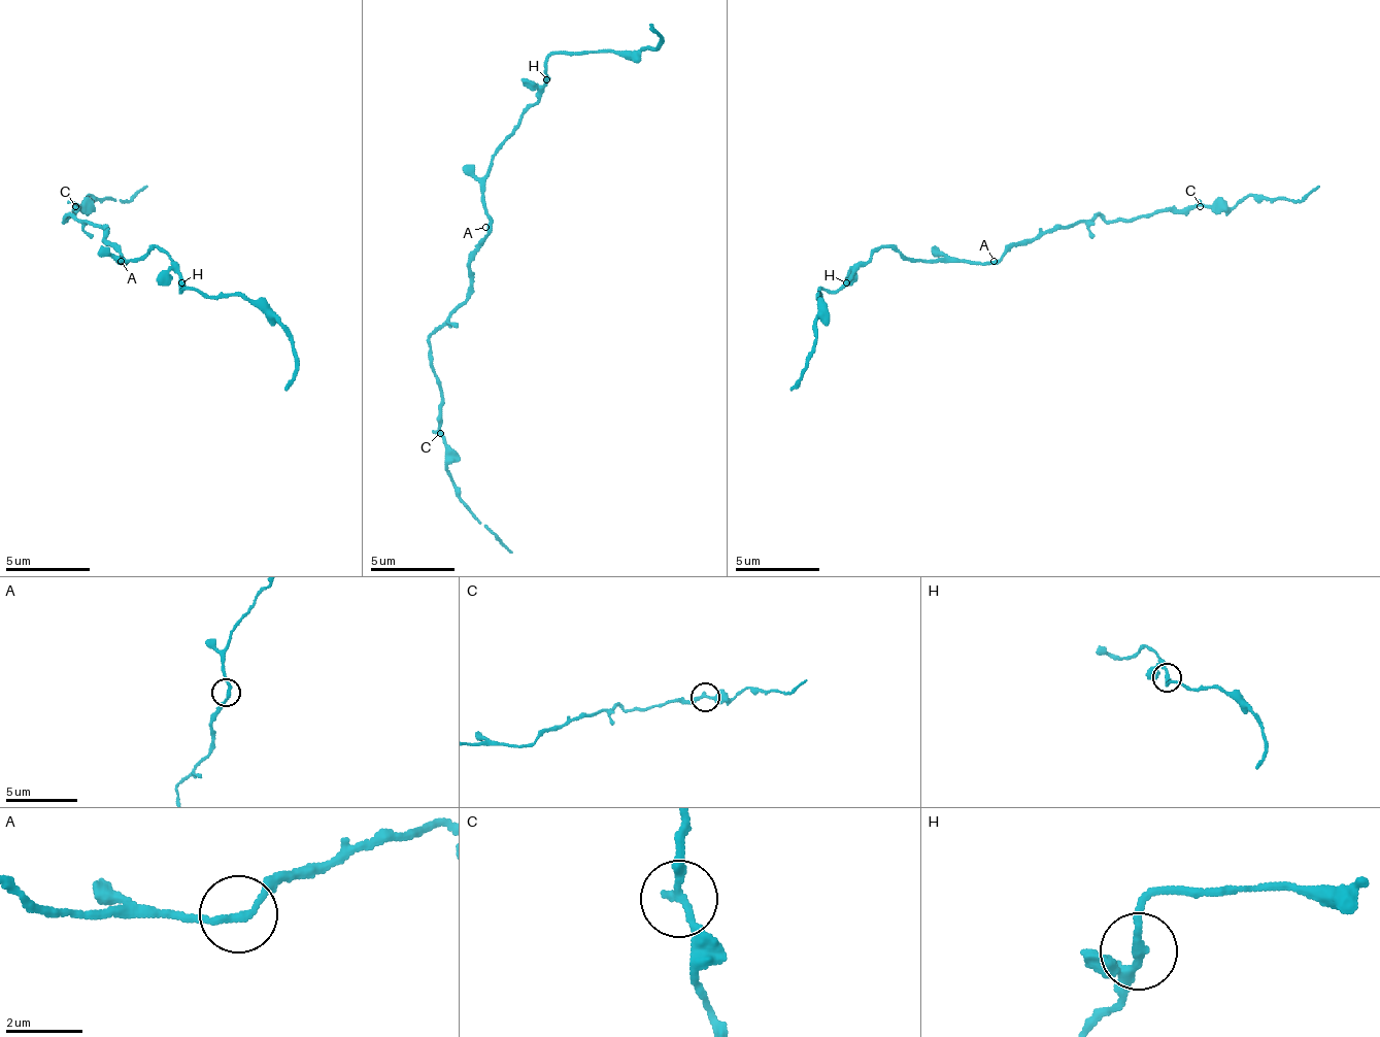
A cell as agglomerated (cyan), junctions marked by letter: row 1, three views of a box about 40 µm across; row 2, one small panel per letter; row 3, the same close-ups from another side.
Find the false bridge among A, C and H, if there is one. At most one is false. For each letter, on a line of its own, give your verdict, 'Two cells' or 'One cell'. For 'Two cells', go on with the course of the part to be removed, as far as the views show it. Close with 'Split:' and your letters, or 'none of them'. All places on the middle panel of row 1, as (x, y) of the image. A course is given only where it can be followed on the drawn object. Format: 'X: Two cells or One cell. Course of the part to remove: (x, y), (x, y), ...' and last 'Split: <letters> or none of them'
A: One cell
C: One cell
H: One cell
Split: none of them

